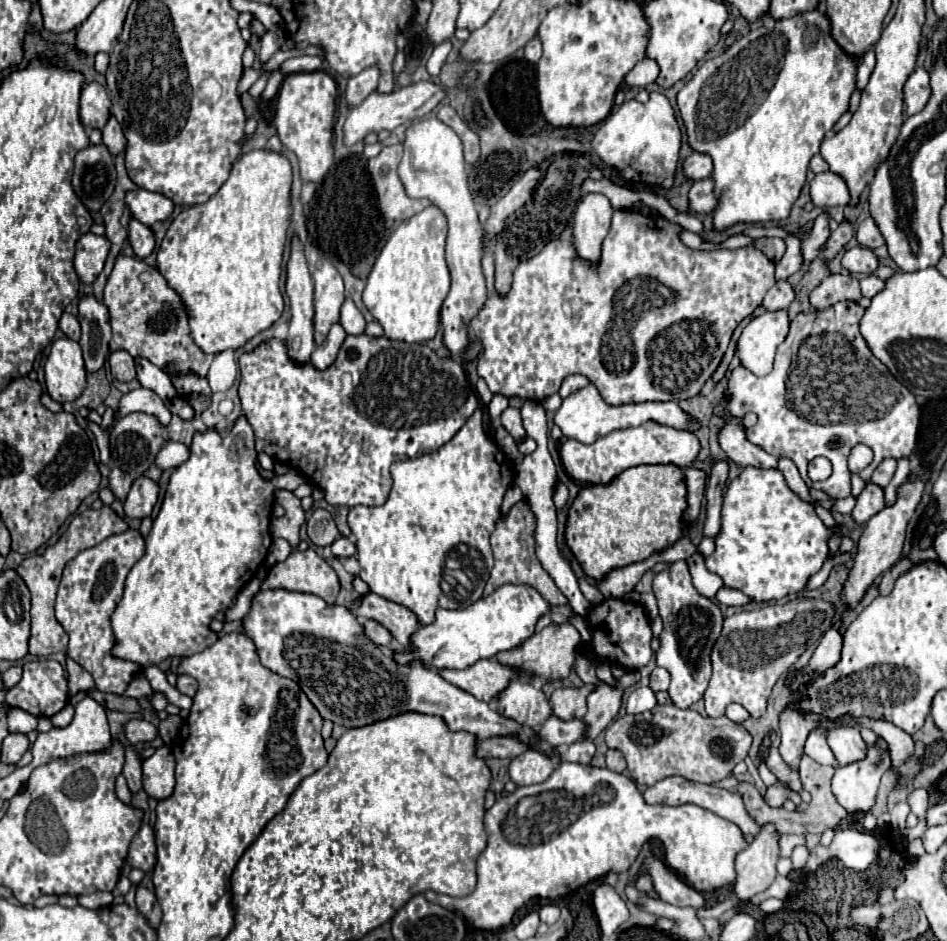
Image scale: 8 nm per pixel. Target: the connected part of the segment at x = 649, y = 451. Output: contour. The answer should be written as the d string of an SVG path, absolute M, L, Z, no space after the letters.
M643 423L643 425L631 427L631 429L611 431L609 435L597 439L591 445L579 443L577 439L565 439L561 443L559 453L561 453L565 471L575 481L599 485L599 483L609 483L621 471L625 471L633 465L641 465L641 463L651 463L651 465L671 463L671 465L677 465L683 469L695 461L695 457L699 453L699 439L689 431L675 431L671 427L659 427L657 423Z

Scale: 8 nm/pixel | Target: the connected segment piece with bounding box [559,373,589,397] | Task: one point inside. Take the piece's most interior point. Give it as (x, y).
(572, 382)

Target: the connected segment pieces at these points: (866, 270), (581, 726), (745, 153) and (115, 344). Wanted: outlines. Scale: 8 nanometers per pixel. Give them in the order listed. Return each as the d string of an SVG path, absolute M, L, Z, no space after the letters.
M853 247L845 251L843 255L843 267L849 273L863 273L863 275L873 275L879 269L879 259L871 249L865 247Z
M551 715L551 719L547 719L547 723L543 723L543 727L539 729L539 735L549 743L549 745L571 745L575 741L581 741L587 733L587 725L583 719L571 719L571 721L563 721L555 715Z
M815 7L813 11L795 15L791 19L777 19L777 21L767 21L767 25L749 31L745 37L737 39L735 45L731 45L723 55L713 57L709 61L705 61L697 73L693 75L693 79L681 89L681 93L677 95L677 105L681 111L681 117L685 121L687 127L687 135L689 135L689 143L695 151L703 151L709 153L713 157L713 179L715 179L715 195L719 195L719 207L713 211L713 223L717 229L727 229L739 221L745 223L765 223L765 221L781 221L789 217L791 205L795 203L795 199L799 197L801 187L805 185L805 175L807 175L807 167L809 161L815 153L819 153L819 145L825 137L825 133L829 129L833 129L835 121L849 109L849 97L855 91L855 75L857 75L857 57L849 55L845 49L841 49L833 37L831 37L831 23L829 17L825 15L823 9Z
M119 255L113 273L107 279L103 303L111 315L111 353L123 349L131 357L145 357L161 369L171 367L177 377L185 373L207 377L215 355L207 355L195 345L189 329L189 313L181 297L167 285L157 267L151 267L137 257Z

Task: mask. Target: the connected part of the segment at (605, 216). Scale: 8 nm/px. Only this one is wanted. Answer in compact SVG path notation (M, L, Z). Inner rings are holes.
M587 193L581 197L573 221L573 243L579 257L599 259L599 247L609 231L611 213L613 209L605 195Z

